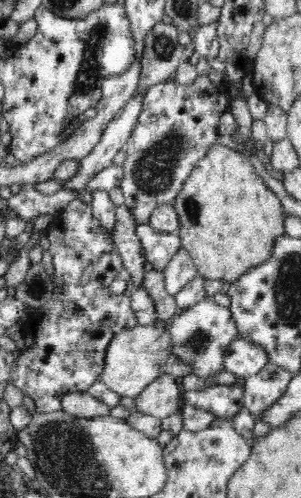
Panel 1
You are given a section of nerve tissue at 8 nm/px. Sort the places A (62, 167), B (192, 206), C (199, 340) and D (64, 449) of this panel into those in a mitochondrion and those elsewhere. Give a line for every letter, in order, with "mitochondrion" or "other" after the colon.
A: other
B: mitochondrion
C: mitochondrion
D: mitochondrion

